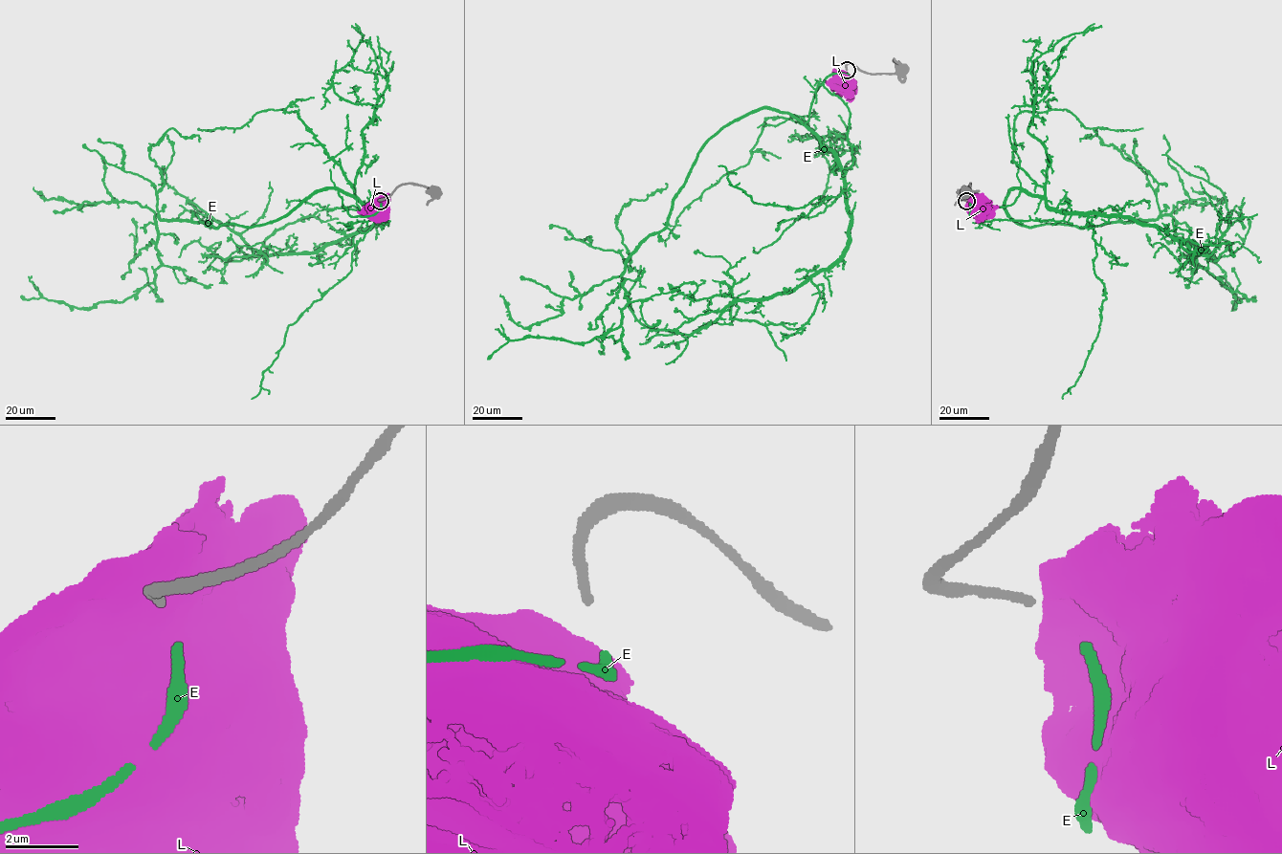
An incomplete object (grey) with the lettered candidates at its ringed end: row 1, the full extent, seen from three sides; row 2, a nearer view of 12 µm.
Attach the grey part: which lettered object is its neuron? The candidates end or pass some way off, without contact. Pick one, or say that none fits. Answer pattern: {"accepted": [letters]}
{"accepted": ["E"]}

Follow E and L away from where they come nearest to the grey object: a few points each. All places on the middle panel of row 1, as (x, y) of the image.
E: (848, 73), (805, 125), (759, 108), (710, 139), (626, 263), (618, 326), (570, 342), (497, 328)
L: (845, 72), (848, 87)

